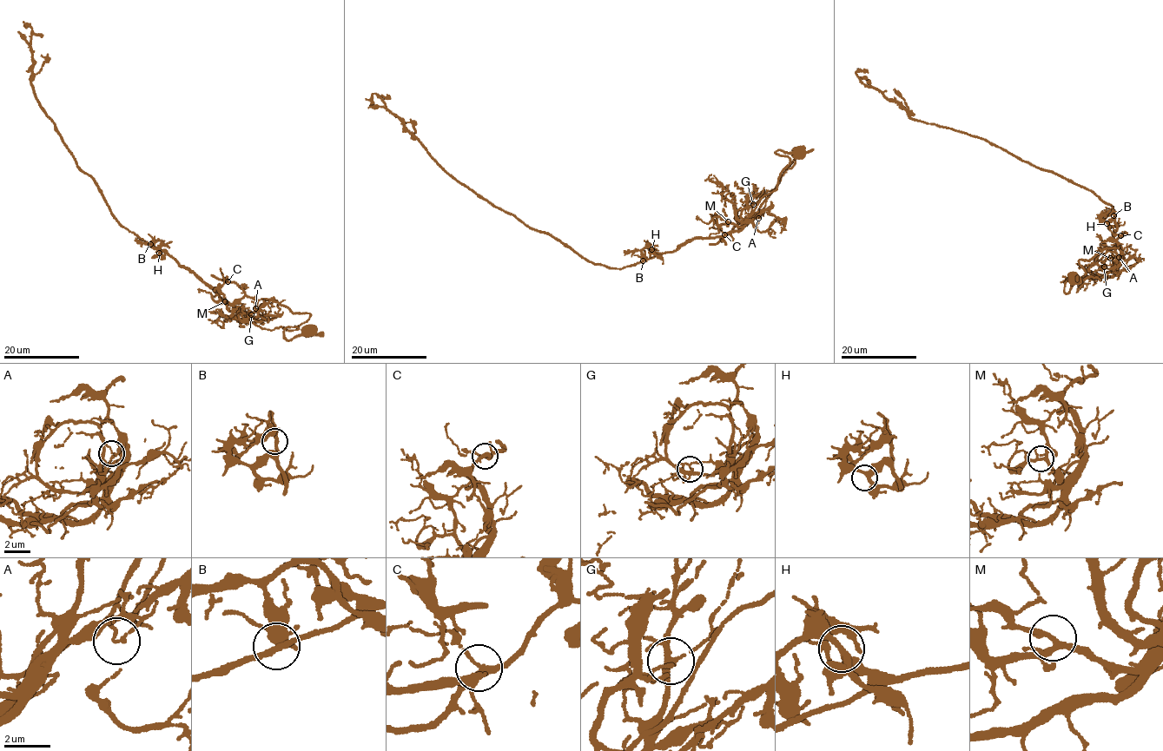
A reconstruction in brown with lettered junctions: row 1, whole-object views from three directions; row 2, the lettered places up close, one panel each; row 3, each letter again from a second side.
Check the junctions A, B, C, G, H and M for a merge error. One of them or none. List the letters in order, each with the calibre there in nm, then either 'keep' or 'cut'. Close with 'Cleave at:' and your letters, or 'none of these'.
A: 110 nm | cut
B: 240 nm | keep
C: 240 nm | keep
G: 240 nm | keep
H: 280 nm | keep
M: 240 nm | keep
Cleave at: A

